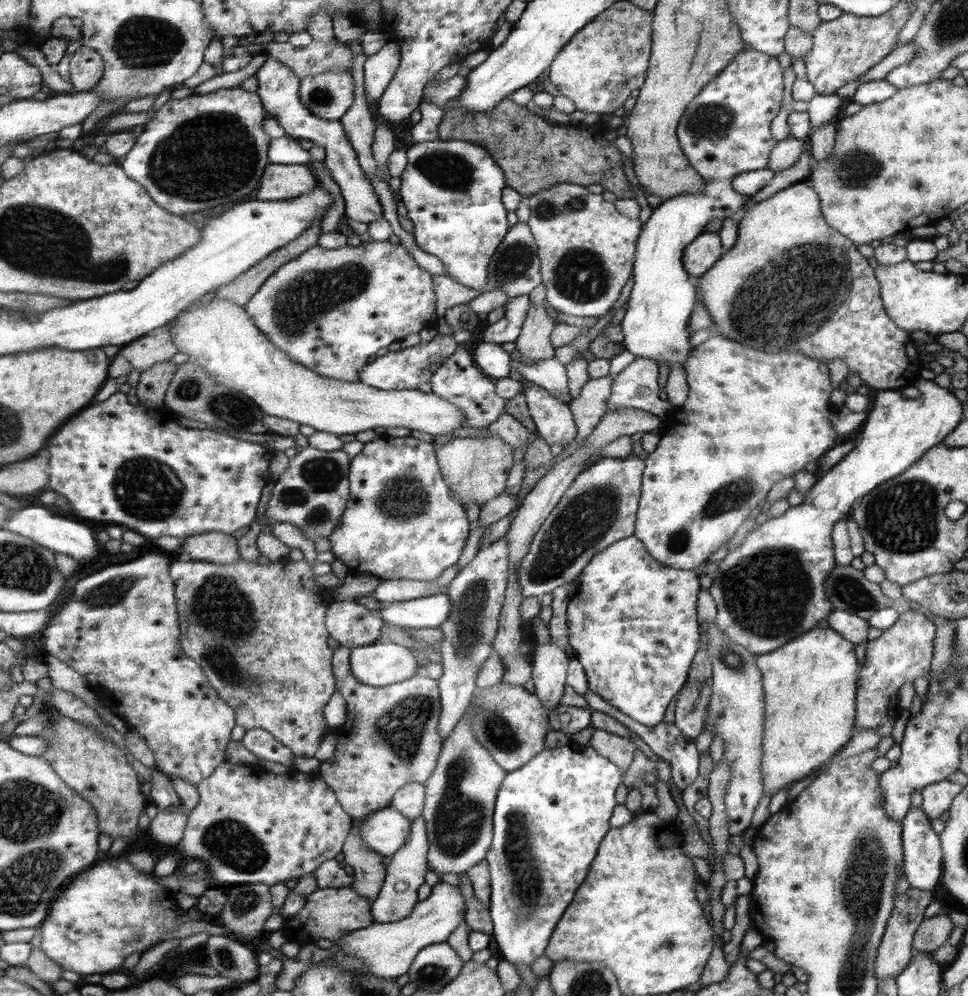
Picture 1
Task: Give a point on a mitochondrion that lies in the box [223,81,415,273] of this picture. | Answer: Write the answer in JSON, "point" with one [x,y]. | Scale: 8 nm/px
{"point":[320,98]}

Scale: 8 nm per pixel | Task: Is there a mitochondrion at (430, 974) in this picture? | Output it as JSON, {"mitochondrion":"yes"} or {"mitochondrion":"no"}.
{"mitochondrion":"yes"}

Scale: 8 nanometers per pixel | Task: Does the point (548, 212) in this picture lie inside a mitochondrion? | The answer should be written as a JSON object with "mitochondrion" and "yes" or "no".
{"mitochondrion":"yes"}

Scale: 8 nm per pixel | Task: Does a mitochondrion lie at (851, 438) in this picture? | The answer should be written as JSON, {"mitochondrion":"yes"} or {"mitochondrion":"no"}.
{"mitochondrion":"no"}

